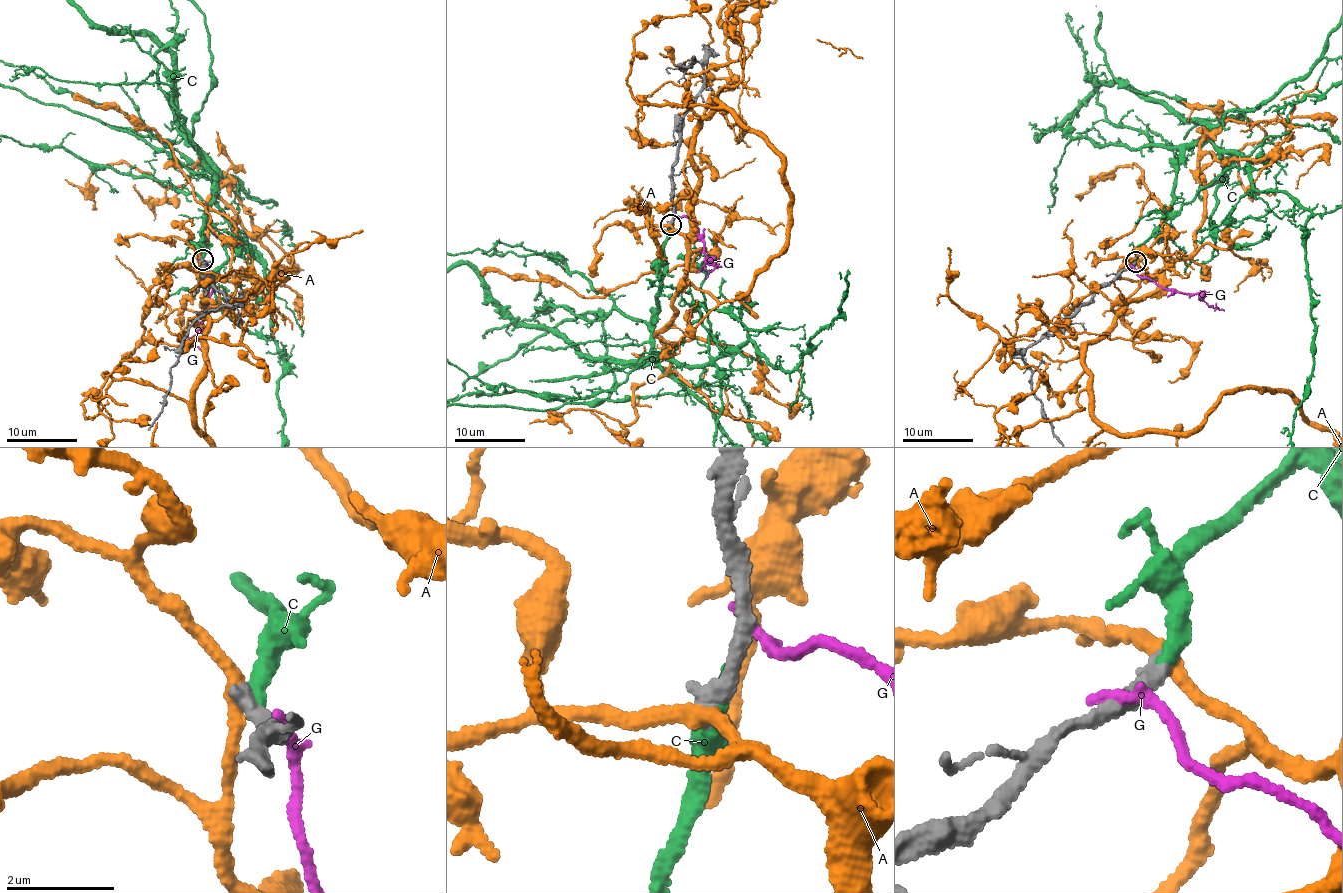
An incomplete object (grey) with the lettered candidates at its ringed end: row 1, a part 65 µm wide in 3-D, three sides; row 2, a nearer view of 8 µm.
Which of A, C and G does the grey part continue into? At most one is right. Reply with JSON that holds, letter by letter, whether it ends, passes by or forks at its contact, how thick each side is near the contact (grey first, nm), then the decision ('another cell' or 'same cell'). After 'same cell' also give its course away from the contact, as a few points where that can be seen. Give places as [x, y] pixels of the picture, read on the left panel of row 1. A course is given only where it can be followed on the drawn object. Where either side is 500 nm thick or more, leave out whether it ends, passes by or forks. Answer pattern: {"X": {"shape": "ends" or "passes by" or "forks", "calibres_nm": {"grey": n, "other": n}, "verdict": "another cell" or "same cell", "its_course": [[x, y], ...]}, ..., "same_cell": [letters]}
{"A": {"shape": "passes by", "calibres_nm": {"grey": 360, "other": 260}, "verdict": "another cell"}, "C": {"shape": "ends", "calibres_nm": {"grey": 360, "other": 320}, "verdict": "same cell"}, "G": {"shape": "ends", "calibres_nm": {"grey": 280, "other": 220}, "verdict": "another cell"}, "same_cell": ["C"]}

